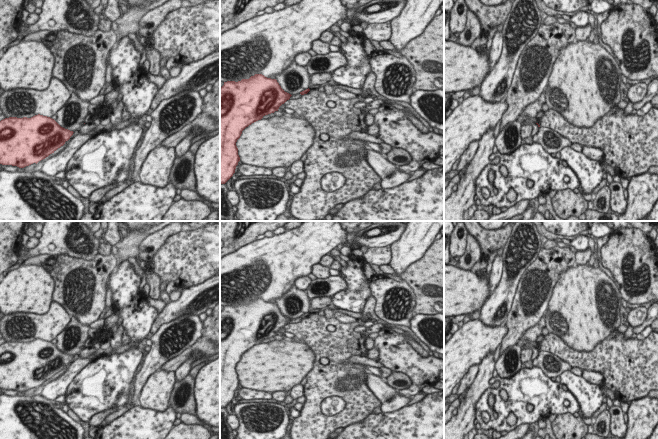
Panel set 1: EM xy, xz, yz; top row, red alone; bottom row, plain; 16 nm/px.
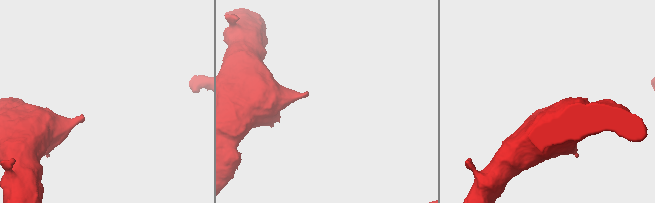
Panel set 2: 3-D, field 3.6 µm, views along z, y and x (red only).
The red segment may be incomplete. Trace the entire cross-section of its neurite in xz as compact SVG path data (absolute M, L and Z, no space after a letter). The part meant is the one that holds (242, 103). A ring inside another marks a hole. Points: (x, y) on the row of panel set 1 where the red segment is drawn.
M255 74L241 81L227 81L220 88L220 185L225 184L235 173L240 161L237 140L242 131L265 115L278 111L292 95L285 92L276 79Z

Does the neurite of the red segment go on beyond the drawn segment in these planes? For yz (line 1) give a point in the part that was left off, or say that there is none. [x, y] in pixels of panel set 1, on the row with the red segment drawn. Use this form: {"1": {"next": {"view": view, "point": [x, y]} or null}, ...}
{"1": {"next": null}}

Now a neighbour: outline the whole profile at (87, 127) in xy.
M128 119L125 121L120 121L118 123L112 124L111 122L106 125L95 125L92 121L89 123L85 123L82 126L80 126L79 132L81 134L88 134L89 132L102 132L102 131L108 131L108 130L120 130L122 128L125 128L126 126L130 125L131 123L138 123L138 119L134 119L133 121L129 121Z

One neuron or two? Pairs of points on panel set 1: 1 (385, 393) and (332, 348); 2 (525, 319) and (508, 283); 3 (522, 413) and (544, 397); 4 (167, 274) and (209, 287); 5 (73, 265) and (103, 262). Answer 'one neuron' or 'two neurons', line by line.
1: two neurons
2: two neurons
3: one neuron
4: two neurons
5: one neuron

